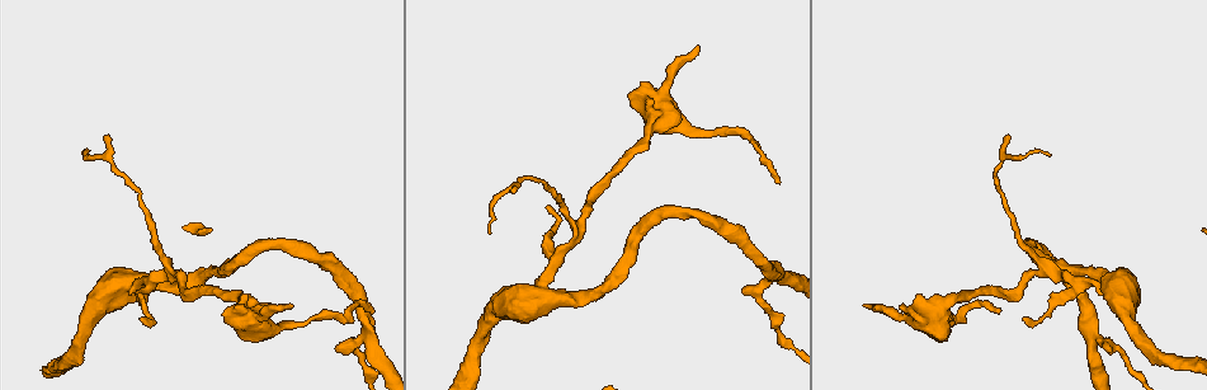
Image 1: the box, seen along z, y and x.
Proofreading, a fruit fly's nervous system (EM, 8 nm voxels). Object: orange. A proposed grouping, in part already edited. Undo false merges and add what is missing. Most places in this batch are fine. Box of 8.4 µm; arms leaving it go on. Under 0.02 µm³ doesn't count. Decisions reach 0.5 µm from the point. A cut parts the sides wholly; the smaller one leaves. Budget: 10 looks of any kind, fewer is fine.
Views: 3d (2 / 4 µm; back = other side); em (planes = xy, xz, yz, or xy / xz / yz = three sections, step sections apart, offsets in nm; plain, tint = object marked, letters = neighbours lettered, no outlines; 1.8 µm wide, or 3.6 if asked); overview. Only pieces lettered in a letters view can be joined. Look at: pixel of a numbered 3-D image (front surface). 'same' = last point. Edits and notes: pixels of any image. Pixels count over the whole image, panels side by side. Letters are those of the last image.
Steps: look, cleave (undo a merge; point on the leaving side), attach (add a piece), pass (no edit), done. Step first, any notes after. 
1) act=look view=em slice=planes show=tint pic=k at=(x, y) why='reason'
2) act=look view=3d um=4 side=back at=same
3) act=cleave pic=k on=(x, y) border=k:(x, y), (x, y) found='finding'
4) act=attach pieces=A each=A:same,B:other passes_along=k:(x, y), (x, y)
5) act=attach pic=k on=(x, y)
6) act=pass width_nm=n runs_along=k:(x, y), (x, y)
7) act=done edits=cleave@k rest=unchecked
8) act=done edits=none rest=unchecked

act=look view=em um=3.6 slice=planes show=letters pic=1 at=(658, 118) why='sharp bend'

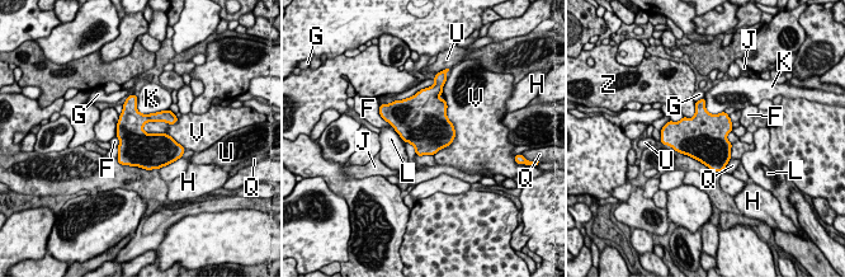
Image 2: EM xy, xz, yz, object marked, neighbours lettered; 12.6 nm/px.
act=pass longest_contact=V:600nm each=F:other,G:other,H:other,J:other,K:other,L:other,Q:other,U:other,V:other,Z:other border=2:(142, 126), (183, 146) found='continuous, no second cell'

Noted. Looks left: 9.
act=look view=em slice=planes show=letters pic=1 at=(699, 47) why='branch stops here'

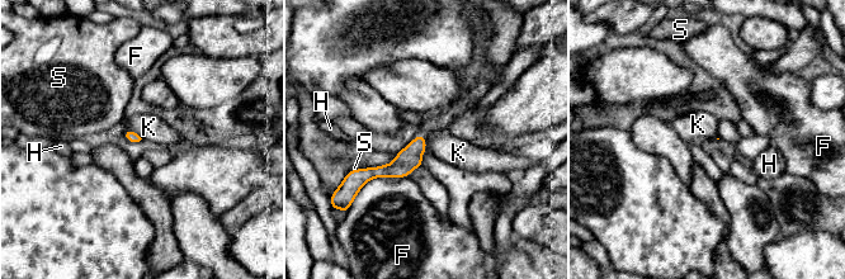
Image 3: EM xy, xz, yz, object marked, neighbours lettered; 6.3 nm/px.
act=pass longest_contact=F:340nm each=F:other,H:other,K:other,S:other runs_along=3:(421, 138), (393, 170), (362, 179) found='none of them fits'

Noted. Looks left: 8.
act=look view=em slice=xz step=4 show=tint pic=1 at=(1091, 330) why='arms part here'

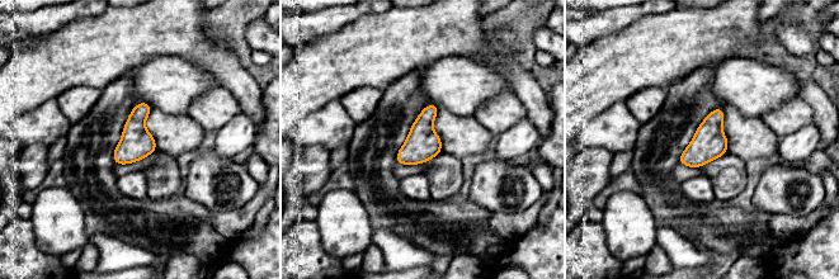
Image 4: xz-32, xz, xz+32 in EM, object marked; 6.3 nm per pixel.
act=look view=em slice=planes show=tint at=same

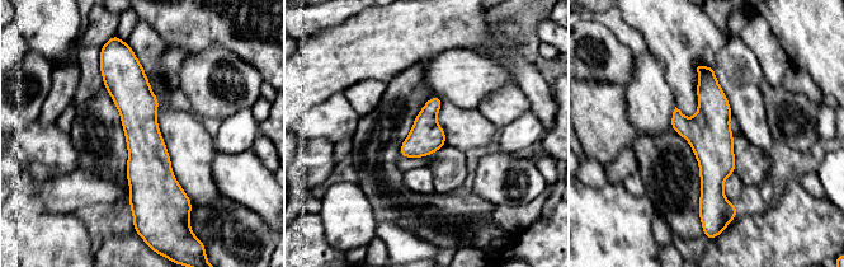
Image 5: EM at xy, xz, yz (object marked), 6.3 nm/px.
act=look view=em slice=planes show=letters at=same

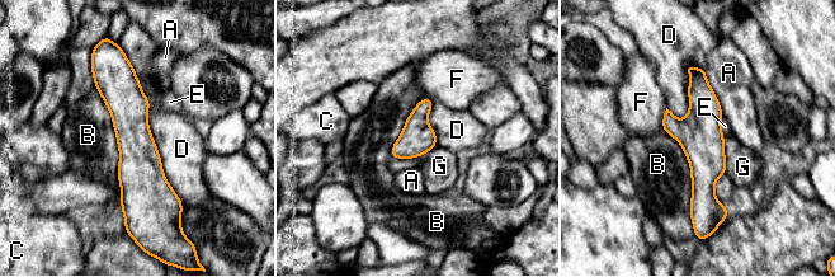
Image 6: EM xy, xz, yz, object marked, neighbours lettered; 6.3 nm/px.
act=pass longest_contact=D:850nm each=A:other,B:other,C:other,D:other,E:other,F:other,G:other runs_along=6:(119, 60), (133, 134), (127, 211) found='continuous, no second cell'

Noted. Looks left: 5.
act=look view=em slice=xy step=16 show=tint pic=1 at=(372, 310) why='long arm stops here'

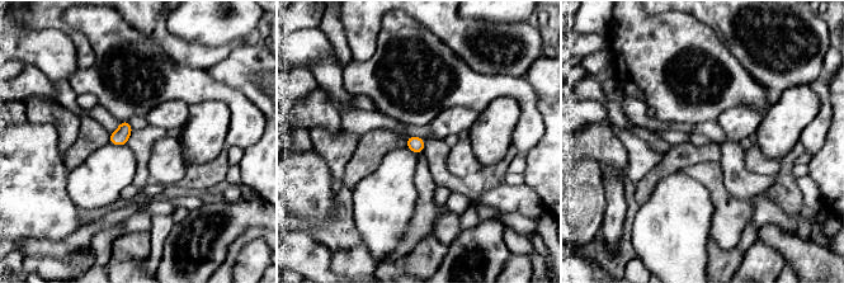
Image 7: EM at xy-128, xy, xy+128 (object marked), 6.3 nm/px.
act=look view=em slice=xy step=16 show=letters at=same

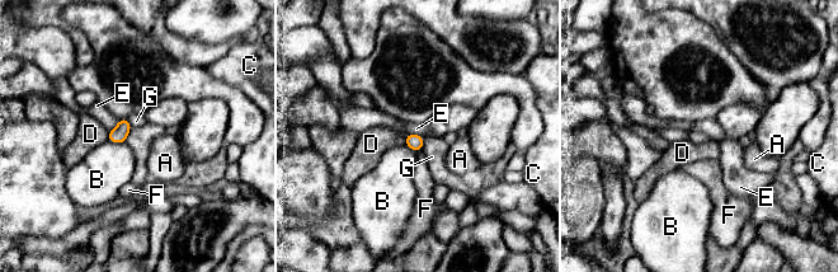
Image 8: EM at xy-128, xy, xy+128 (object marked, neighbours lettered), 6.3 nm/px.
act=pass each=A:other,B:other,C:other,D:other,E:other,F:other,G:other border=8:(424, 137), (420, 150) found='none of them fits'

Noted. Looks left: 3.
act=done edits=none rest=unchecked

